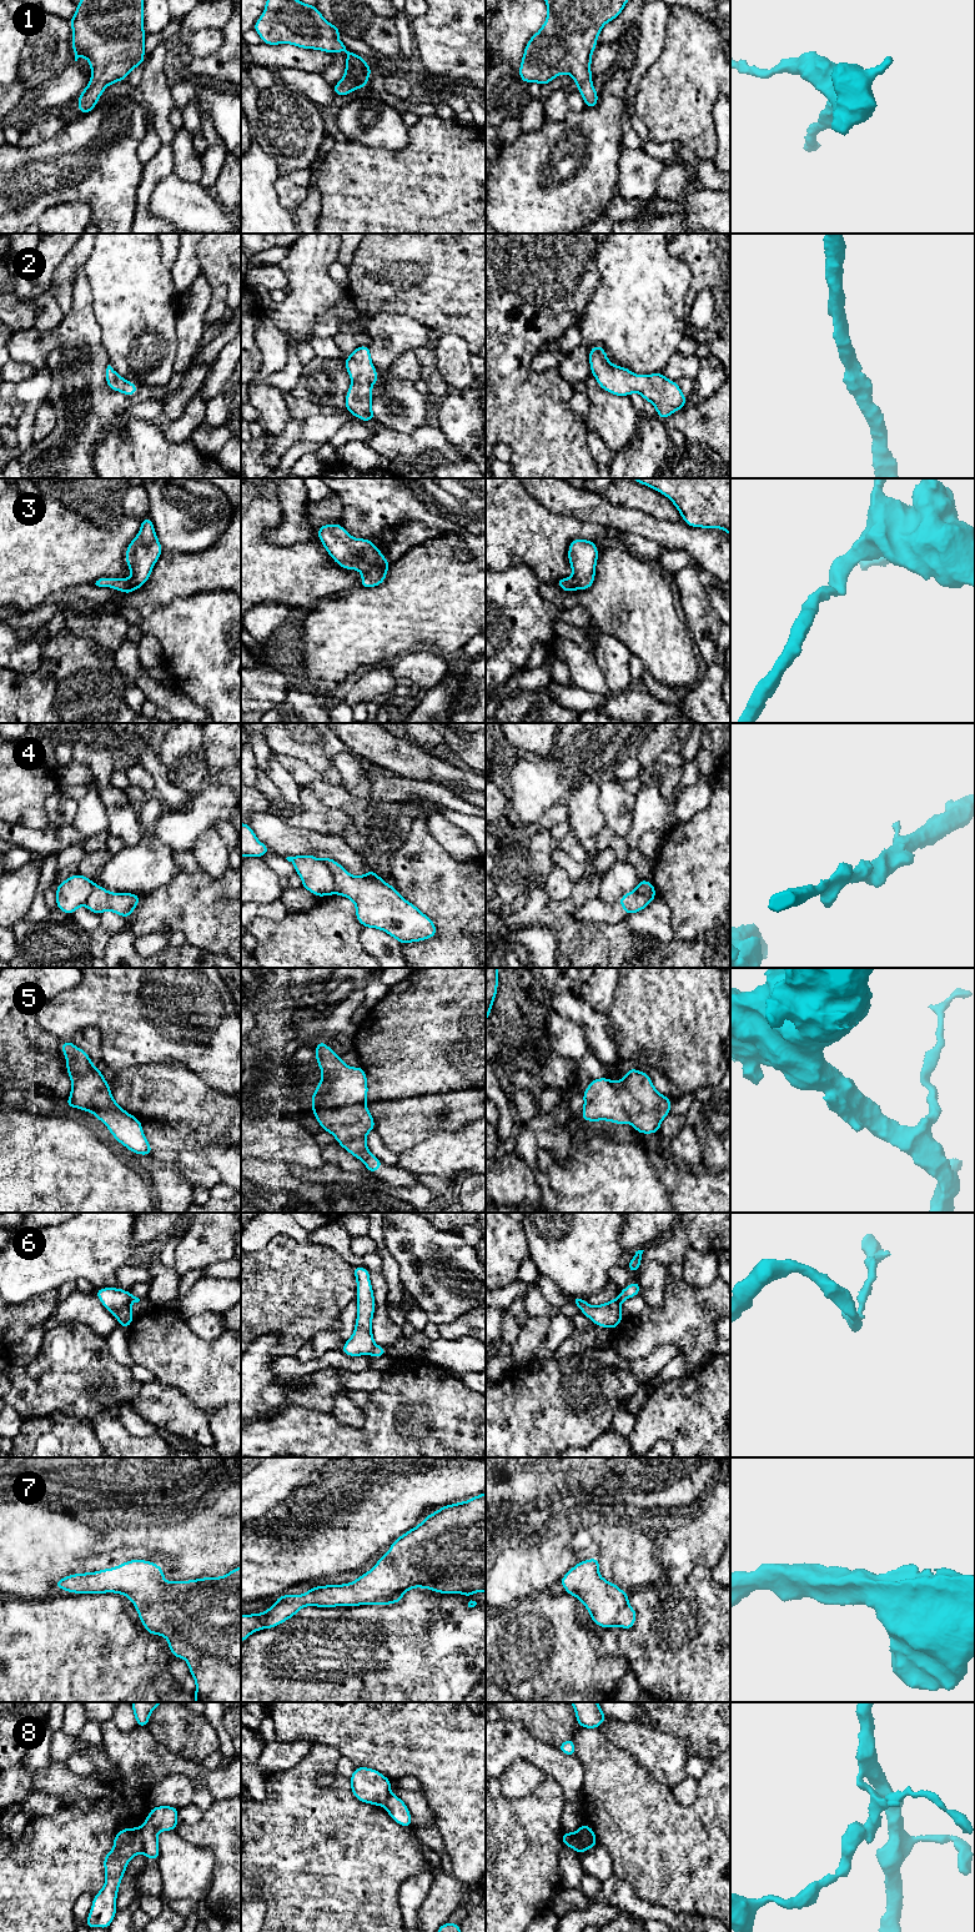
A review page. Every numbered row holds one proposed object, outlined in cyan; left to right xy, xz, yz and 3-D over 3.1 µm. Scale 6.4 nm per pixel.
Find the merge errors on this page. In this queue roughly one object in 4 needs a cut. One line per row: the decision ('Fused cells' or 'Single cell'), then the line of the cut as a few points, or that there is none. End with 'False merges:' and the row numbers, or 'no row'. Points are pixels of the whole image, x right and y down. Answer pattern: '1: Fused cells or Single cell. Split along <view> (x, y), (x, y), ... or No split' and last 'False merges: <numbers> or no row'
1: Single cell. No split
2: Single cell. No split
3: Single cell. No split
4: Fused cells. Split along xz (323, 859), (332, 874), (335, 893)
5: Single cell. No split
6: Fused cells. Split along xz (376, 1345), (370, 1354)
7: Single cell. No split
8: Fused cells. Split along xy (140, 1827), (144, 1852)
False merges: 4, 6, 8

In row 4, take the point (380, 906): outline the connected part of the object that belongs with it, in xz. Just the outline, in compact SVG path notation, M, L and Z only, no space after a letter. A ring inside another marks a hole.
M326 857L323 860L333 874L335 894L355 903L356 919L365 928L381 929L399 944L421 942L437 935L433 920L372 869L365 875L351 875L332 858Z

